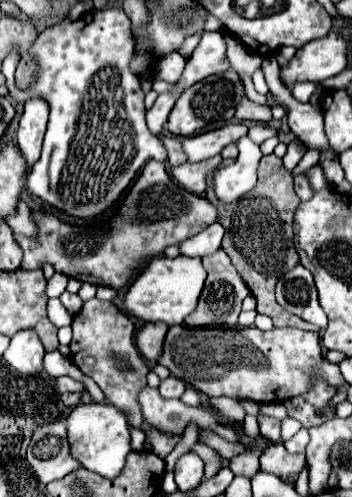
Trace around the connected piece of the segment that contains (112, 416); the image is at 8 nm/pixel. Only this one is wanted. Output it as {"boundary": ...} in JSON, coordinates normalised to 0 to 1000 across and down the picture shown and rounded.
{"boundary":[[[224,811],[190,839],[190,883],[202,915],[224,928],[224,936],[304,964],[327,964],[344,952],[355,920],[372,911],[361,839],[338,823],[321,823],[315,811]]]}

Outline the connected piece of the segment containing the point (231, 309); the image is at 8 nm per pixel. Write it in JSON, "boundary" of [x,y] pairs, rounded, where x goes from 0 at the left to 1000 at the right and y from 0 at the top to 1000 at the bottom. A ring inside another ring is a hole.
{"boundary":[[[616,501],[605,513],[577,517],[577,537],[588,541],[582,581],[571,590],[560,622],[526,642],[531,658],[673,658],[673,638],[685,630],[685,610],[707,594],[702,573],[656,533],[645,509]]]}

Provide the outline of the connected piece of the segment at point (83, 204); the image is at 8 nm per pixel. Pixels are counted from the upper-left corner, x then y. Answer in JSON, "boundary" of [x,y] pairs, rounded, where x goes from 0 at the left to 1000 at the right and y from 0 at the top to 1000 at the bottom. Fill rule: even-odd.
{"boundary":[[[304,14],[270,18],[230,30],[219,42],[168,42],[145,50],[94,87],[94,111],[105,115],[116,143],[105,163],[77,179],[54,183],[43,175],[43,139],[54,127],[54,103],[31,103],[9,119],[9,151],[20,159],[26,191],[43,203],[71,207],[88,195],[122,195],[139,207],[139,247],[122,284],[116,320],[99,328],[77,360],[77,380],[116,396],[122,404],[156,412],[162,421],[207,437],[264,437],[298,429],[372,372],[384,352],[423,320],[474,324],[474,300],[452,276],[435,276],[412,252],[412,211],[395,159],[366,143],[366,123],[378,115],[378,74],[372,42],[349,18]]]}

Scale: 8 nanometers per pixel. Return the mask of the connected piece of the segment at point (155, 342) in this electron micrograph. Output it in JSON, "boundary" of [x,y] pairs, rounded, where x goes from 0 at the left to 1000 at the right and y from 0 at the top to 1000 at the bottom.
{"boundary":[[[412,650],[384,666],[384,694],[418,726],[440,726],[452,718],[474,662],[480,658],[469,650]]]}

